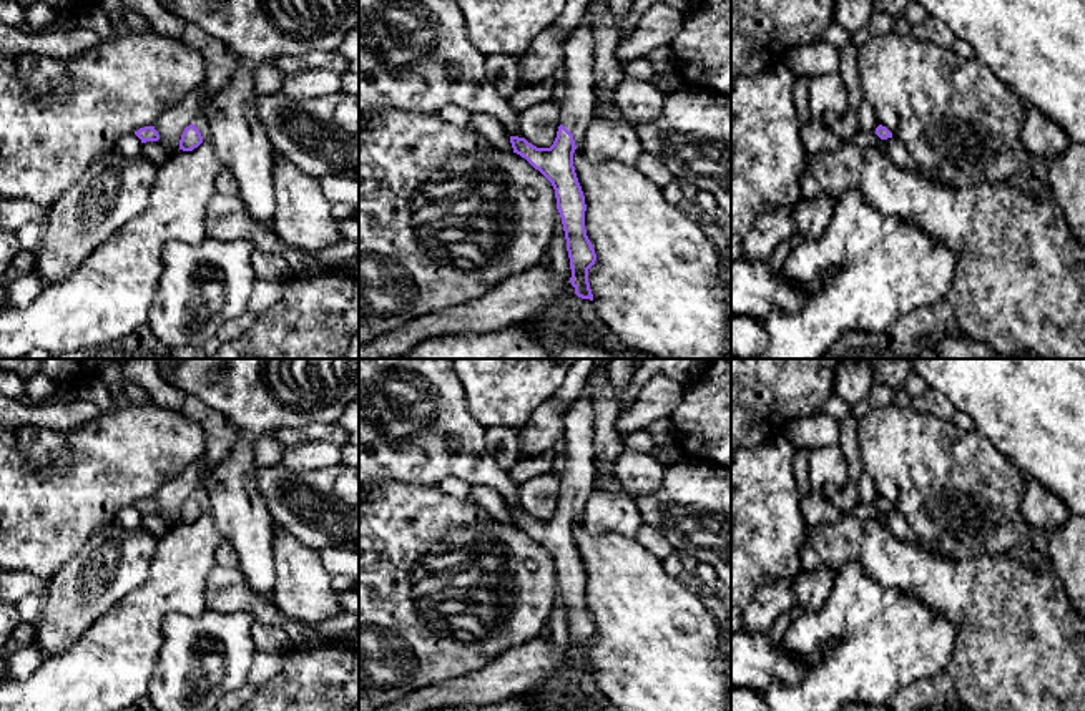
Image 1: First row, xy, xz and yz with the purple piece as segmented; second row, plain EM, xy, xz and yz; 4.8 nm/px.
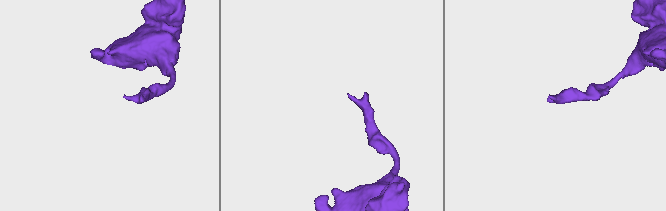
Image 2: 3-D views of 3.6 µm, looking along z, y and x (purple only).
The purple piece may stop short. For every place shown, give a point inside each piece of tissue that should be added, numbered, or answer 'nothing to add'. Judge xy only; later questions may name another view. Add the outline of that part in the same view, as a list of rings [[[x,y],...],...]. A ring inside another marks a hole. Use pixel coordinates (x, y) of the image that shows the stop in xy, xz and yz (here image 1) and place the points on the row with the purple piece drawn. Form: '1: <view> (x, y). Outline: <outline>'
1: xy (200, 122). Outline: [[[203,113],[193,120],[193,125],[199,130],[203,141],[211,141],[209,123]]]

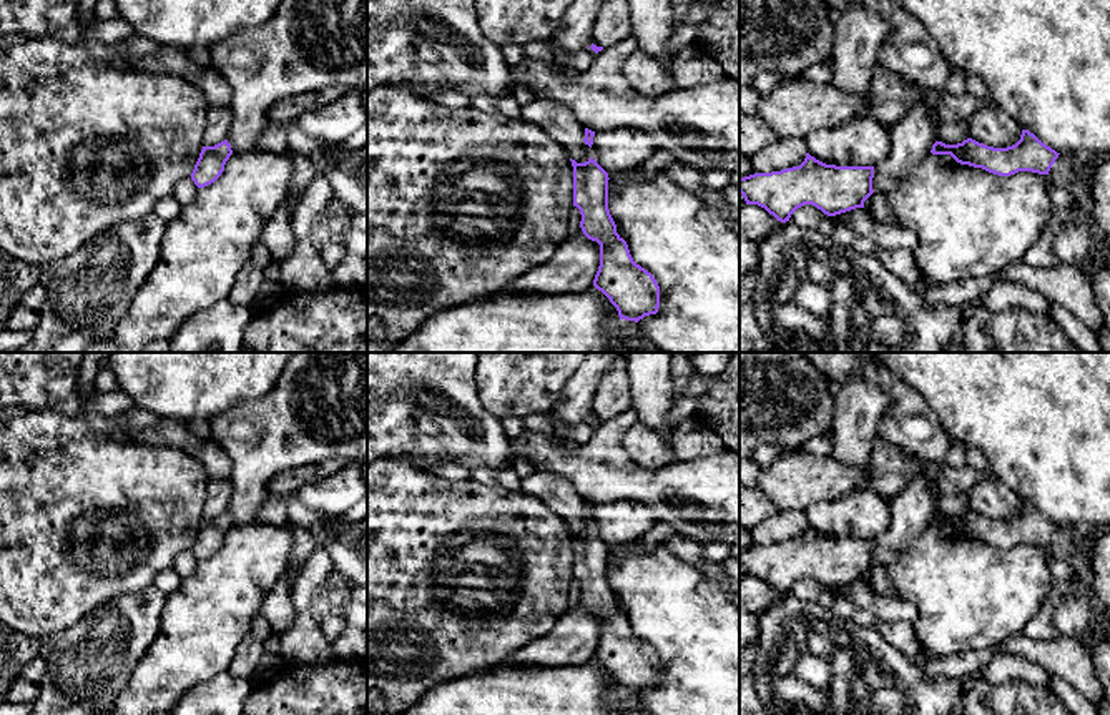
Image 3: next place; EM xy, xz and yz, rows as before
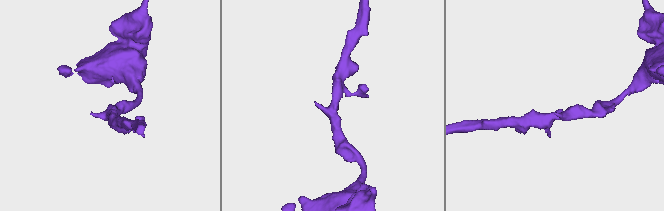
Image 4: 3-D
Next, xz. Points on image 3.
nothing to add

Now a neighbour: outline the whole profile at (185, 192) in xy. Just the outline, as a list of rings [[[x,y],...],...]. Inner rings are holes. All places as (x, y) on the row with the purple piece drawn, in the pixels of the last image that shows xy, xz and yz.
[[[191,176],[179,180],[173,190],[173,196],[181,206],[189,205],[196,198],[196,193],[198,186],[191,180]]]

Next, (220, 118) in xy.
[[[229,105],[209,106],[208,125],[204,128],[203,146],[214,146],[228,138],[228,130],[233,120]]]

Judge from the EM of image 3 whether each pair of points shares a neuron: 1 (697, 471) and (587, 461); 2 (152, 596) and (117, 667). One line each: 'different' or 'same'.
1: same
2: same

